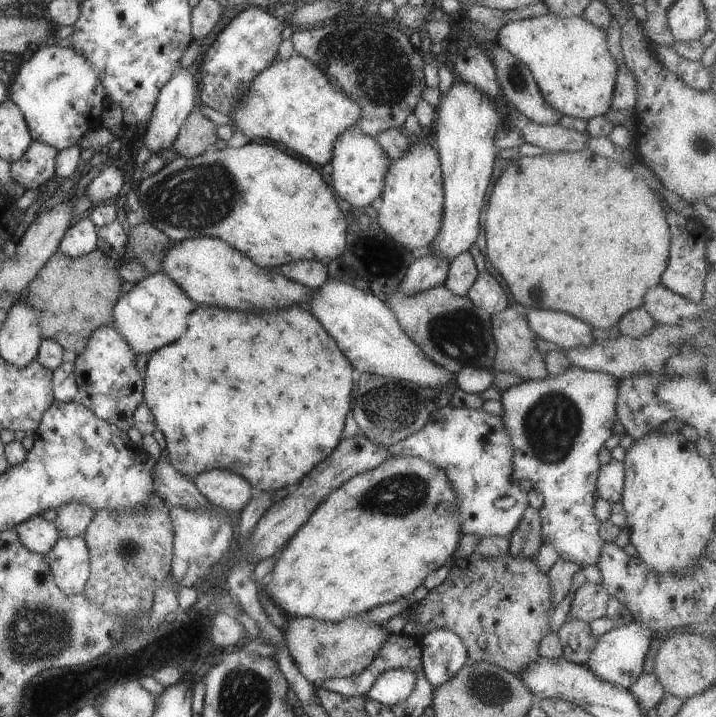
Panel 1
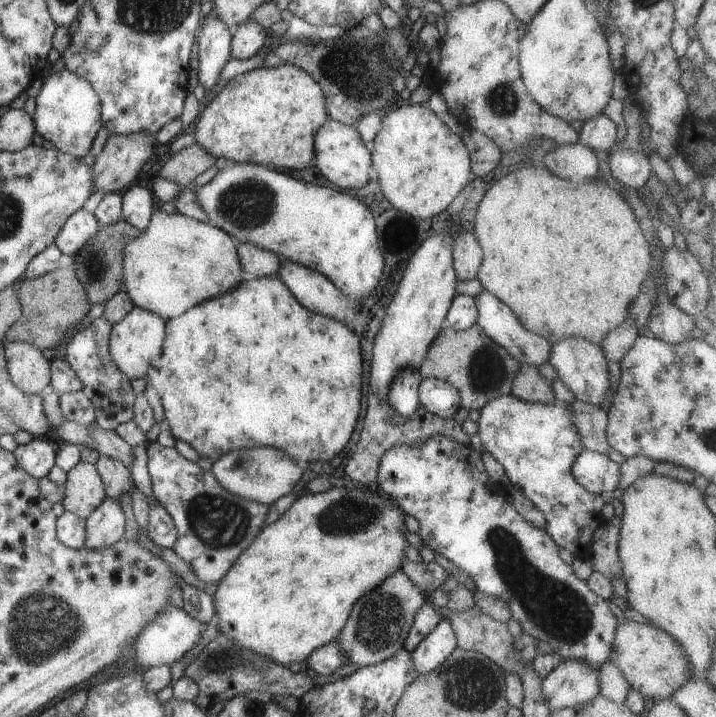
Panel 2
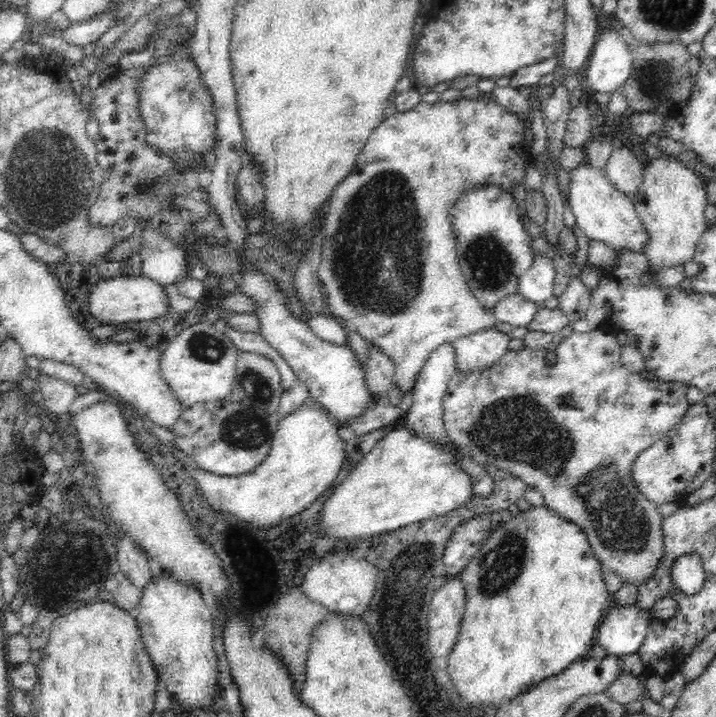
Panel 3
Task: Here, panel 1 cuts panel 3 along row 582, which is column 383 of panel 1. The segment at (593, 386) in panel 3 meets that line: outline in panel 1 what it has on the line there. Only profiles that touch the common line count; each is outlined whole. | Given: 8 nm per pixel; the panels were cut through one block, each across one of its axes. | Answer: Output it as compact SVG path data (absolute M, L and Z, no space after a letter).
M291 617L288 618L288 621L289 627L280 628L285 636L287 649L298 670L301 670L304 678L311 683L315 680L316 682L318 680L324 682L331 678L359 675L374 660L375 654L380 650L382 643L389 637L382 625L370 621L359 621L356 617L348 617L342 622L330 622L310 617Z

